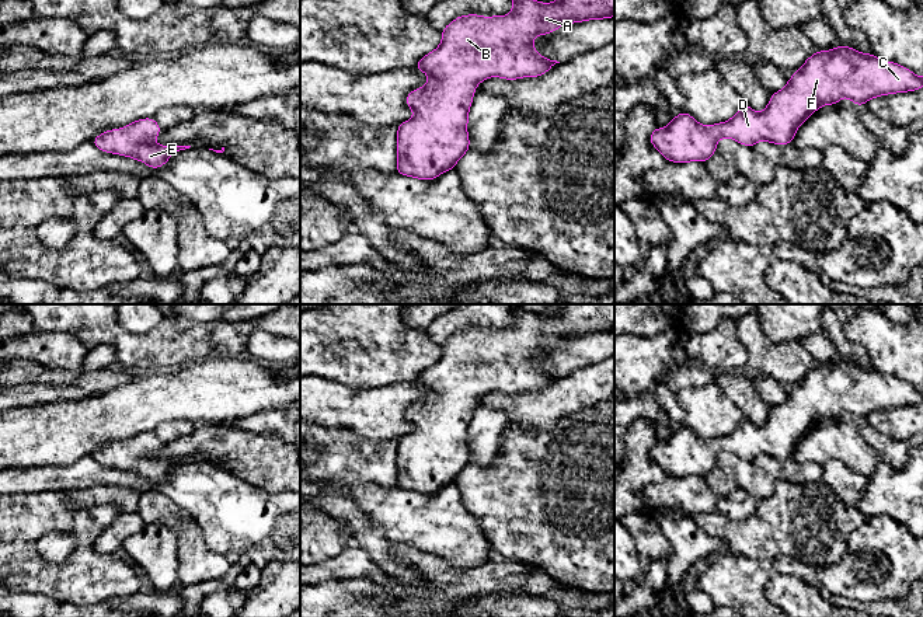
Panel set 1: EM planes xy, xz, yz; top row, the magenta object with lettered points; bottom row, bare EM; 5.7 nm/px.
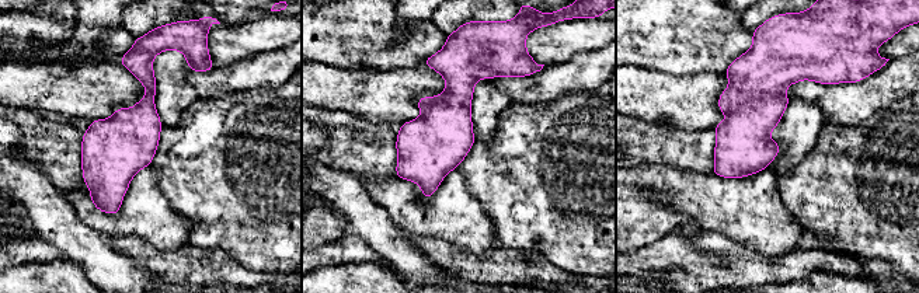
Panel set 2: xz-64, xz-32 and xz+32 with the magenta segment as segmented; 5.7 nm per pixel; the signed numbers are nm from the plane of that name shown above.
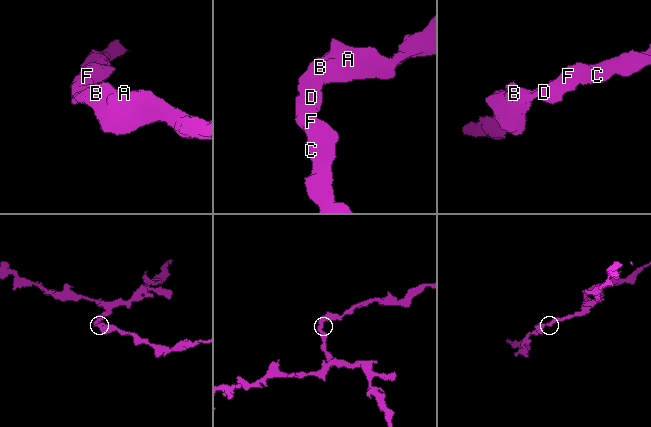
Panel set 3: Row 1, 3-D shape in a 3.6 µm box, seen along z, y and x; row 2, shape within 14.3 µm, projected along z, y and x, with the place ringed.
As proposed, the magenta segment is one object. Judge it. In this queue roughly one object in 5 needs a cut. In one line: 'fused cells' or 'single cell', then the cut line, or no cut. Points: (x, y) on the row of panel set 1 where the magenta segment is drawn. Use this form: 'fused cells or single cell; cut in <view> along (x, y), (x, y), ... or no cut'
single cell; no cut

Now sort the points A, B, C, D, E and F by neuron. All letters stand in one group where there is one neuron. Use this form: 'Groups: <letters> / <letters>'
Groups: A B C D E F

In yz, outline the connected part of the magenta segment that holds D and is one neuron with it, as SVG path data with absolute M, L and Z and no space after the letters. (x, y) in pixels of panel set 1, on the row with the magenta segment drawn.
M837 45L830 50L818 50L811 55L804 65L793 73L788 83L770 95L769 105L762 111L753 111L746 102L738 109L738 112L727 122L714 125L701 125L692 115L682 111L678 116L673 116L666 128L655 128L649 135L651 144L662 154L666 161L671 163L706 163L714 153L717 153L717 142L722 137L732 139L746 147L755 147L760 140L766 140L773 144L784 146L793 143L798 128L823 105L836 105L843 97L847 97L856 105L863 107L871 98L877 98L888 94L909 93L923 88L923 77L916 76L912 70L889 60L881 60L870 53L861 53L850 46Z

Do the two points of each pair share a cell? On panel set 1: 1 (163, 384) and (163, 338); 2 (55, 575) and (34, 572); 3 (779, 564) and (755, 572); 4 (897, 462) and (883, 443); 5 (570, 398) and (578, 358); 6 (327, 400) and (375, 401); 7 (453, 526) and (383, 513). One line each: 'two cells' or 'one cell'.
1: two cells
2: one cell
3: two cells
4: one cell
5: two cells
6: one cell
7: one cell

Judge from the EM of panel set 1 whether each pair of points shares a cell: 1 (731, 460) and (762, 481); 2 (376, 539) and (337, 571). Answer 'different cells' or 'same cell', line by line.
1: same cell
2: different cells

